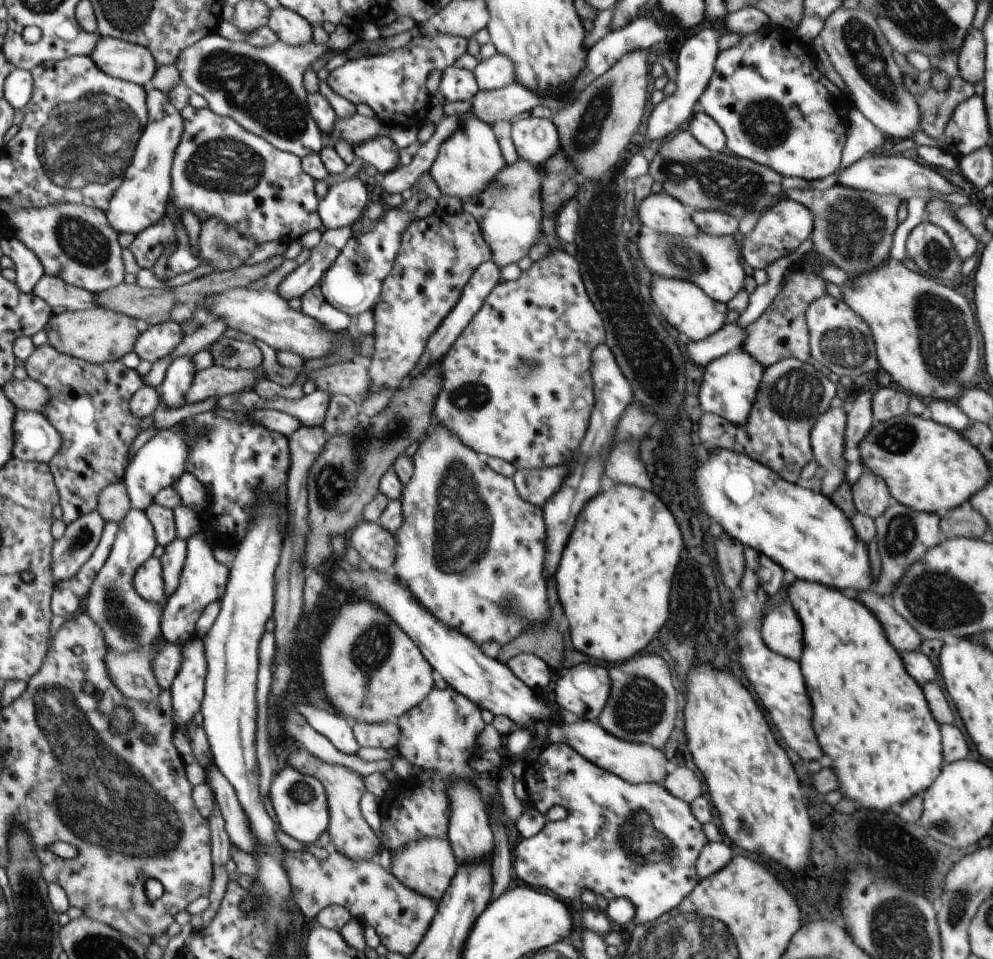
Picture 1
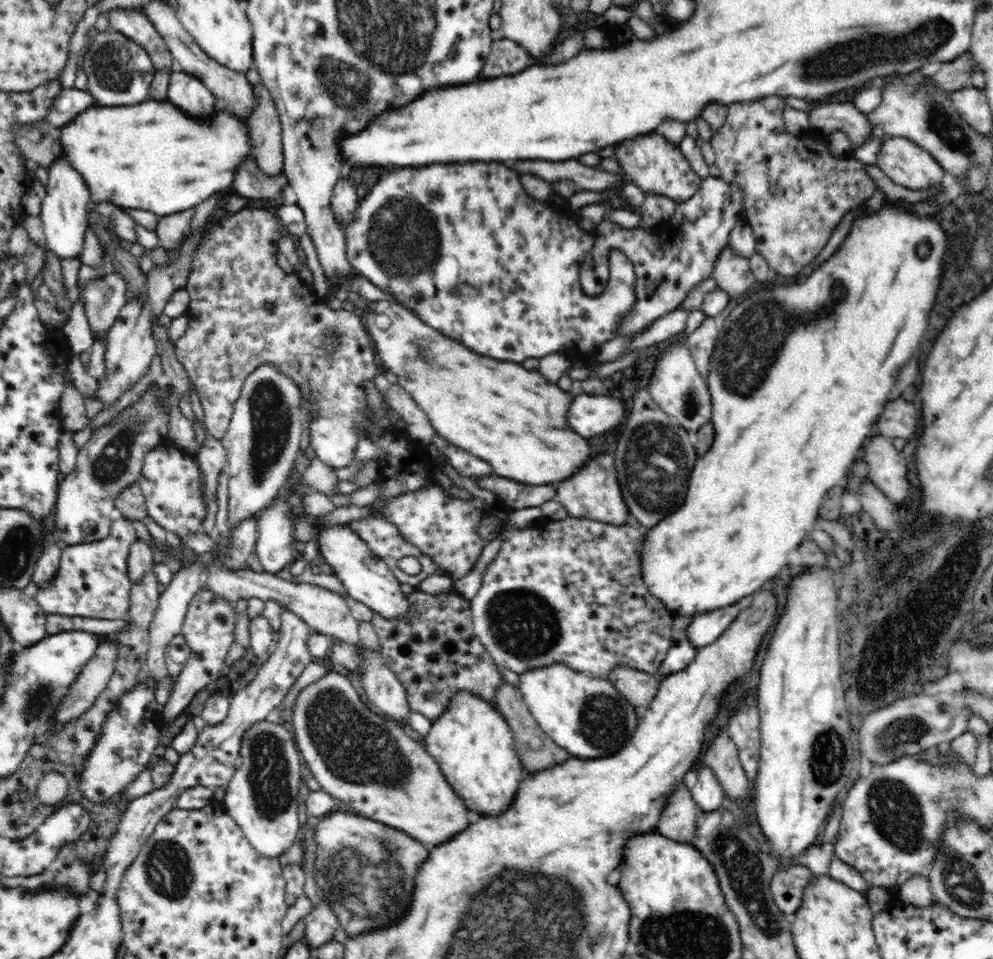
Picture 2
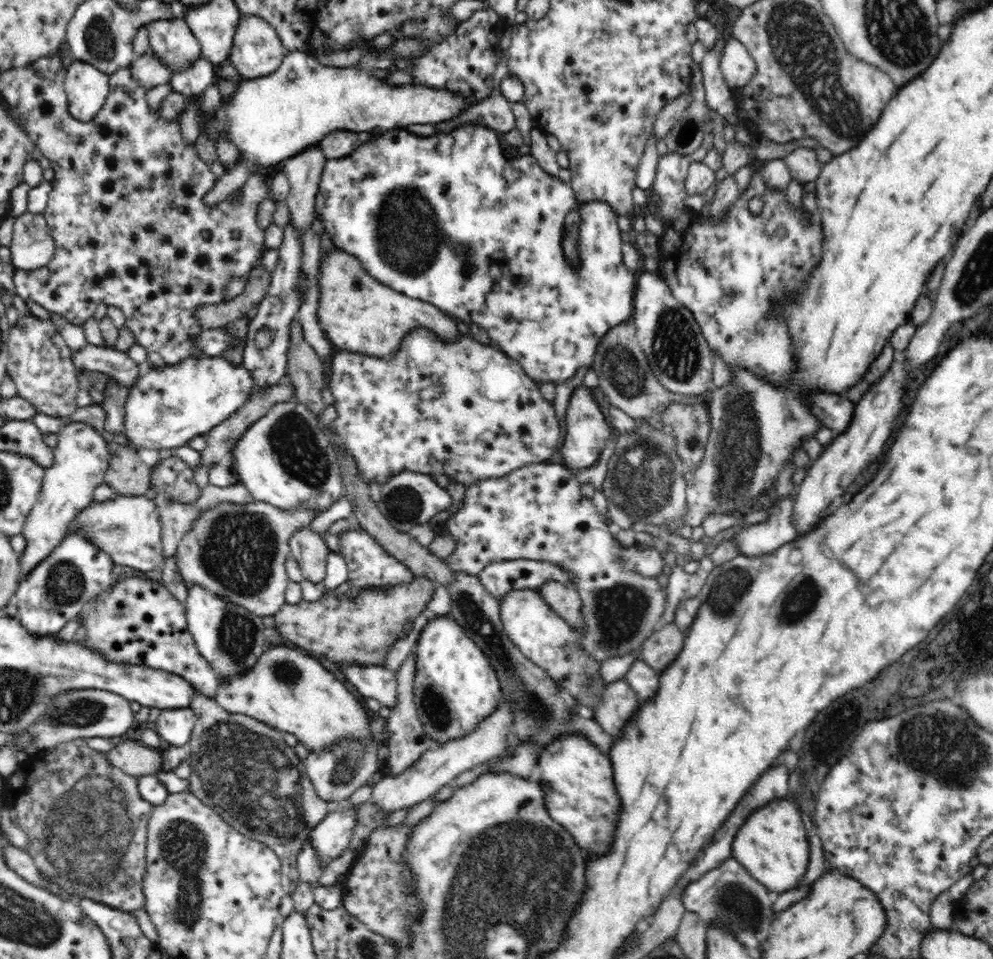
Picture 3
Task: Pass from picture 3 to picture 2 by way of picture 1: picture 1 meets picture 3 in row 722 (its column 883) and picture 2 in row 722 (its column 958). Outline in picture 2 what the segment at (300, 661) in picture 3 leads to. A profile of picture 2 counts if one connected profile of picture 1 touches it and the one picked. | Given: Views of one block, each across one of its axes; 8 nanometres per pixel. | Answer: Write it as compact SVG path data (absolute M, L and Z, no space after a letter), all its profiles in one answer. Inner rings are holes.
M328 671L327 674L320 680L314 682L310 686L307 686L298 695L295 705L292 707L293 721L290 726L296 746L301 754L303 762L306 763L312 776L318 781L322 790L326 791L329 795L332 795L338 803L350 806L356 814L362 814L362 816L381 822L392 828L400 829L406 834L409 834L412 838L419 840L427 848L432 846L438 846L450 838L454 838L456 834L460 834L462 830L468 828L468 824L472 821L473 814L469 808L464 804L464 801L454 792L454 789L450 786L450 783L445 779L439 764L428 754L427 749L424 749L420 744L410 737L408 737L404 730L400 727L399 723L386 717L380 717L380 715L371 711L362 701L360 696L356 693L356 689L350 682L349 675L344 676L339 672Z

